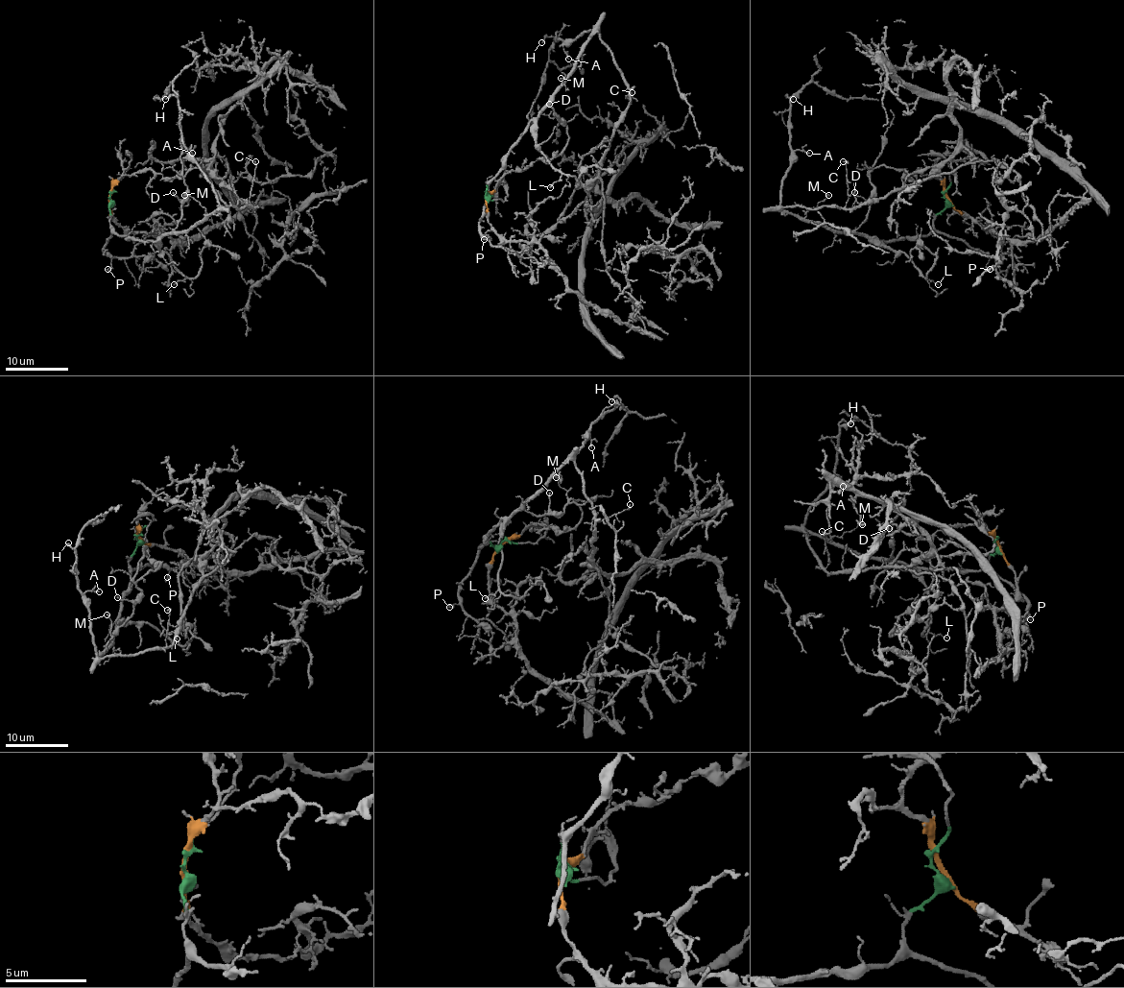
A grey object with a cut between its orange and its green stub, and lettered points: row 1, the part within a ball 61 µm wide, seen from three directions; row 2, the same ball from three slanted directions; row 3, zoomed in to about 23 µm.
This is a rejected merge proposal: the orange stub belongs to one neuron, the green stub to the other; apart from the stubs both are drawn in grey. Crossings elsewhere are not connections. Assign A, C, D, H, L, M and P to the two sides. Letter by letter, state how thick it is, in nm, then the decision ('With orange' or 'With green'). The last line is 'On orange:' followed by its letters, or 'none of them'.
A: Thickness 120 nm. With green
C: Thickness 140 nm. With green
D: Thickness 110 nm. With green
H: Thickness 110 nm. With green
L: Thickness 100 nm. With green
M: Thickness 100 nm. With green
P: Thickness 100 nm. With green
On orange: none of them

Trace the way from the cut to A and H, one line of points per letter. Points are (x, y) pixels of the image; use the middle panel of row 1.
A: (487, 197), (487, 182), (502, 166), (502, 156), (595, 31), (570, 38), (563, 47), (568, 60)
H: (487, 197), (487, 182), (502, 166), (502, 156), (595, 31), (563, 40), (548, 36), (541, 42)

